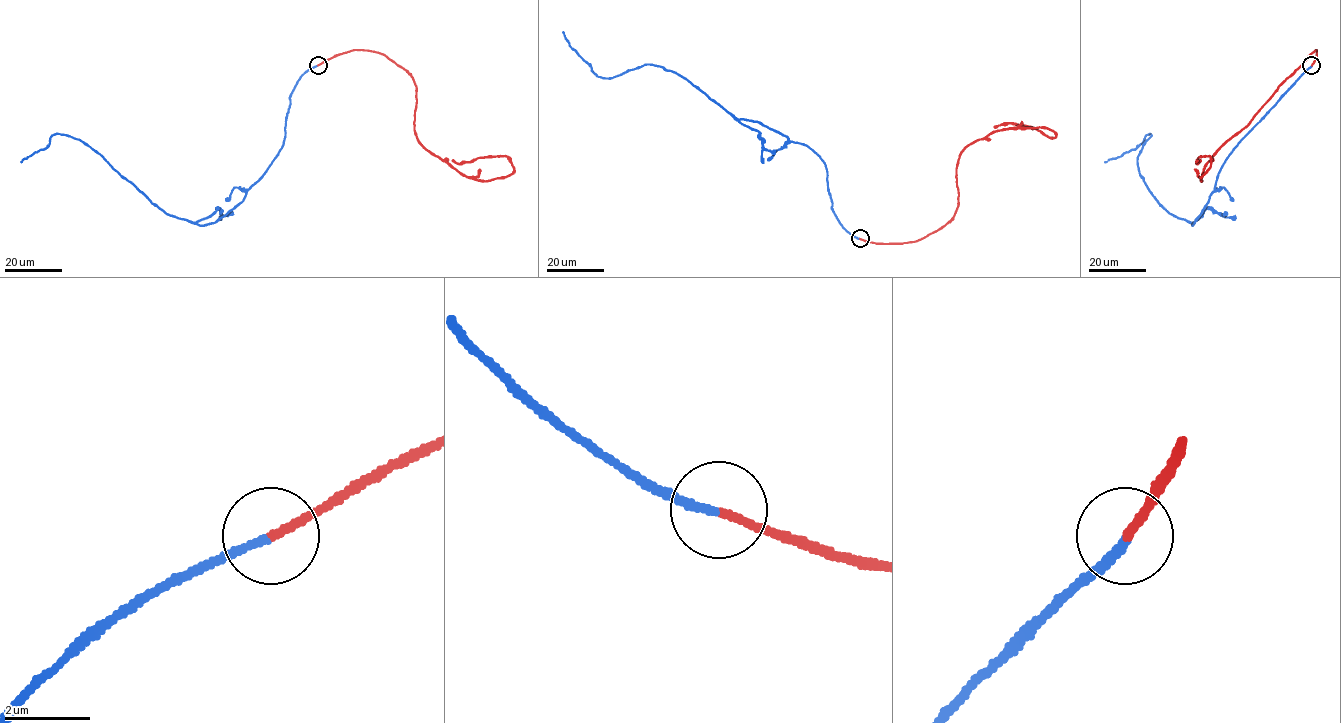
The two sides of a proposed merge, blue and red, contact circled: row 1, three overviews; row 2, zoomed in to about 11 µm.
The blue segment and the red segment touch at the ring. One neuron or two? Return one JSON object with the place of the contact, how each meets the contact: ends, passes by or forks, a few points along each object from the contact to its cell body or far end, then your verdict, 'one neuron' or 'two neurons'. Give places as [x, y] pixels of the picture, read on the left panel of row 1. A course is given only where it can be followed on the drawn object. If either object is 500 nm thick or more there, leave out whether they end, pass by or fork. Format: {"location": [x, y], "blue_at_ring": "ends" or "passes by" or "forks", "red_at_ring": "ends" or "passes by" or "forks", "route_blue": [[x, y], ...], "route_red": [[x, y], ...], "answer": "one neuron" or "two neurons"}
{"location": [318, 65], "blue_at_ring": "ends", "red_at_ring": "ends", "route_blue": [[317, 65], [291, 94], [278, 154], [244, 198], [213, 223], [166, 214], [69, 136], [54, 134], [21, 162]], "route_red": [[317, 65], [354, 49], [384, 55], [414, 81], [425, 148], [476, 179], [513, 170], [505, 156], [452, 159]], "answer": "one neuron"}

